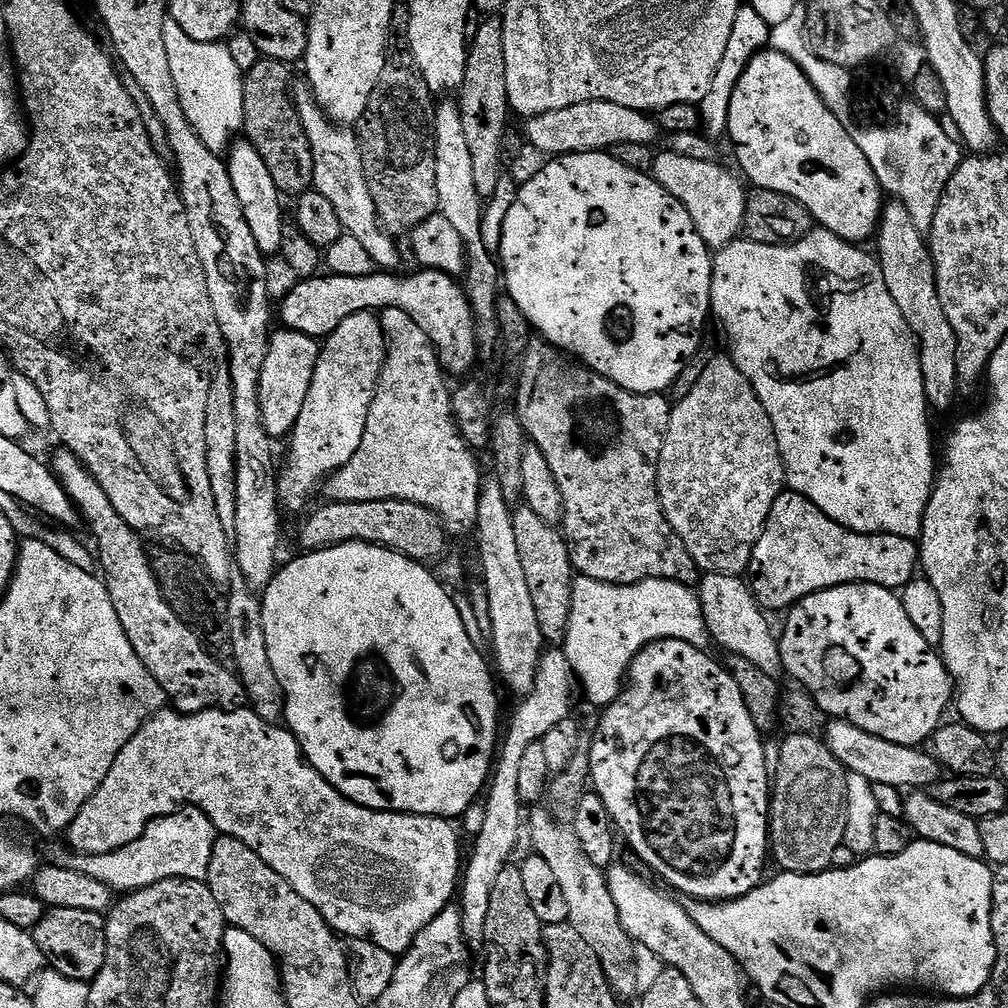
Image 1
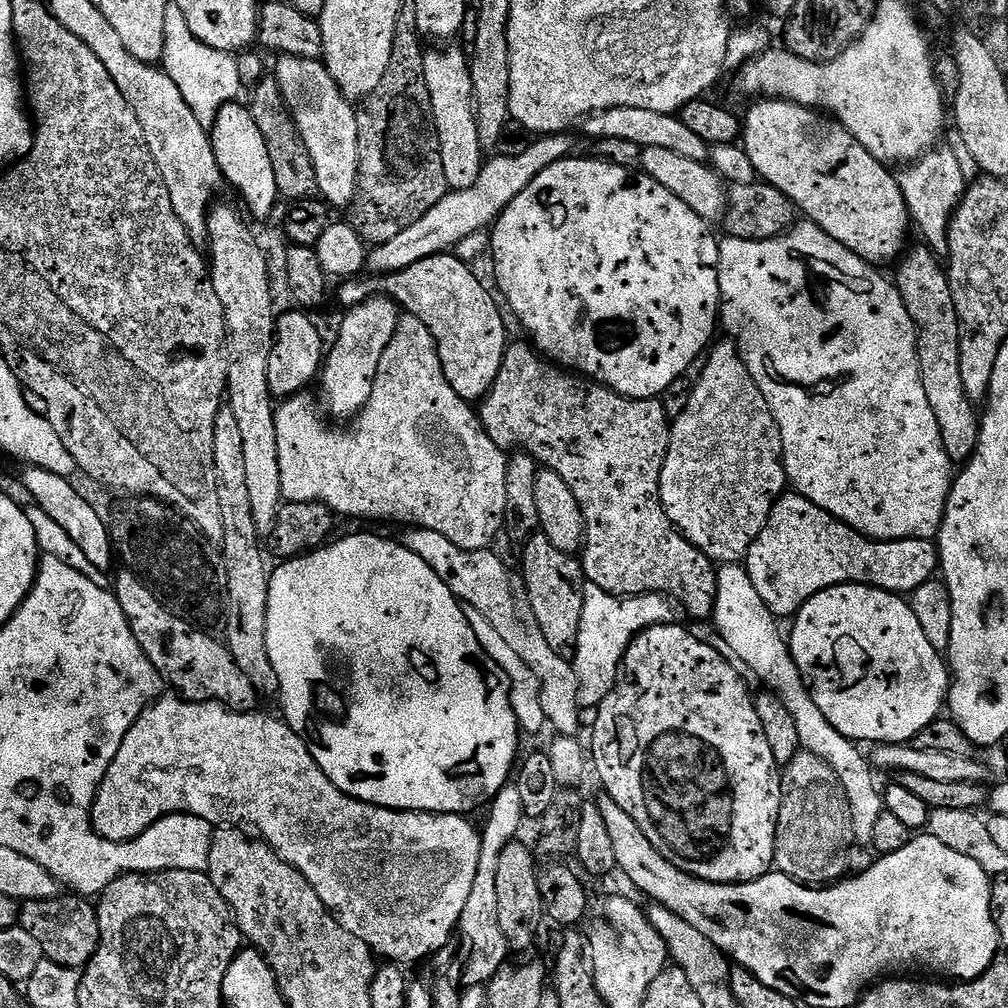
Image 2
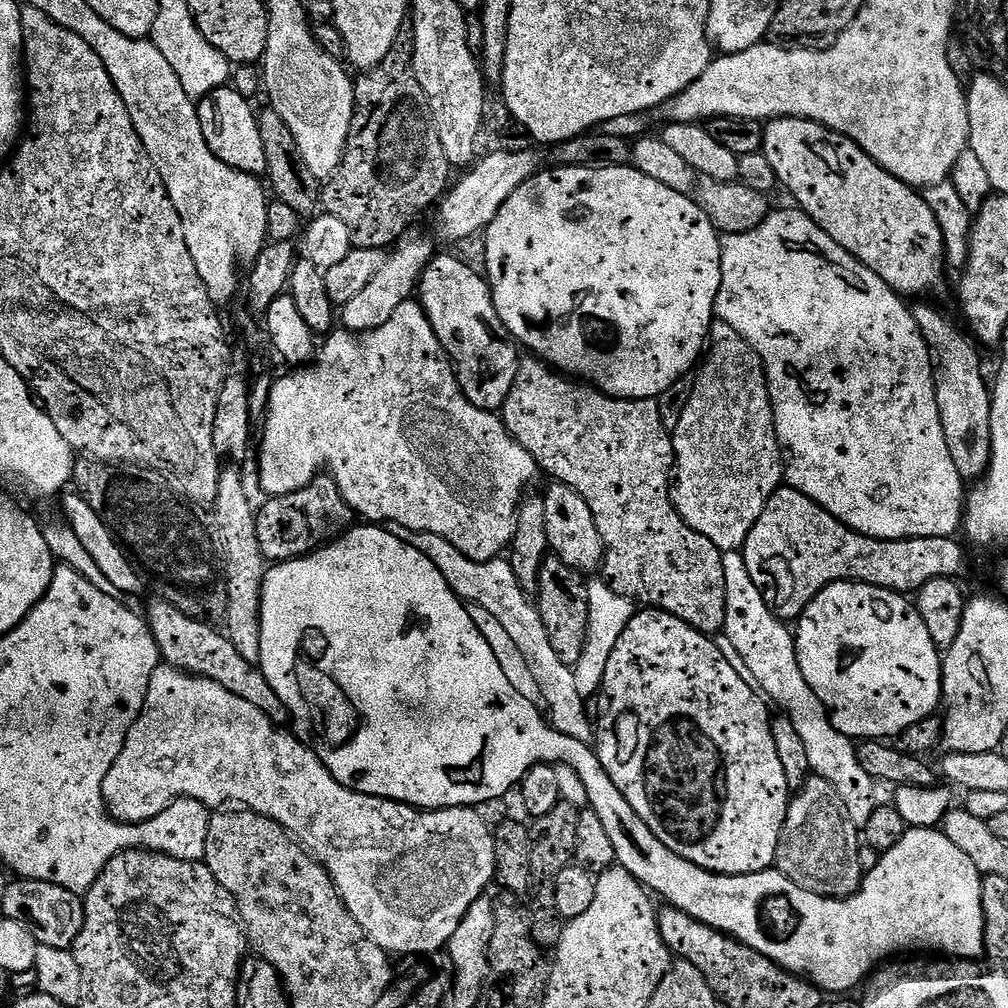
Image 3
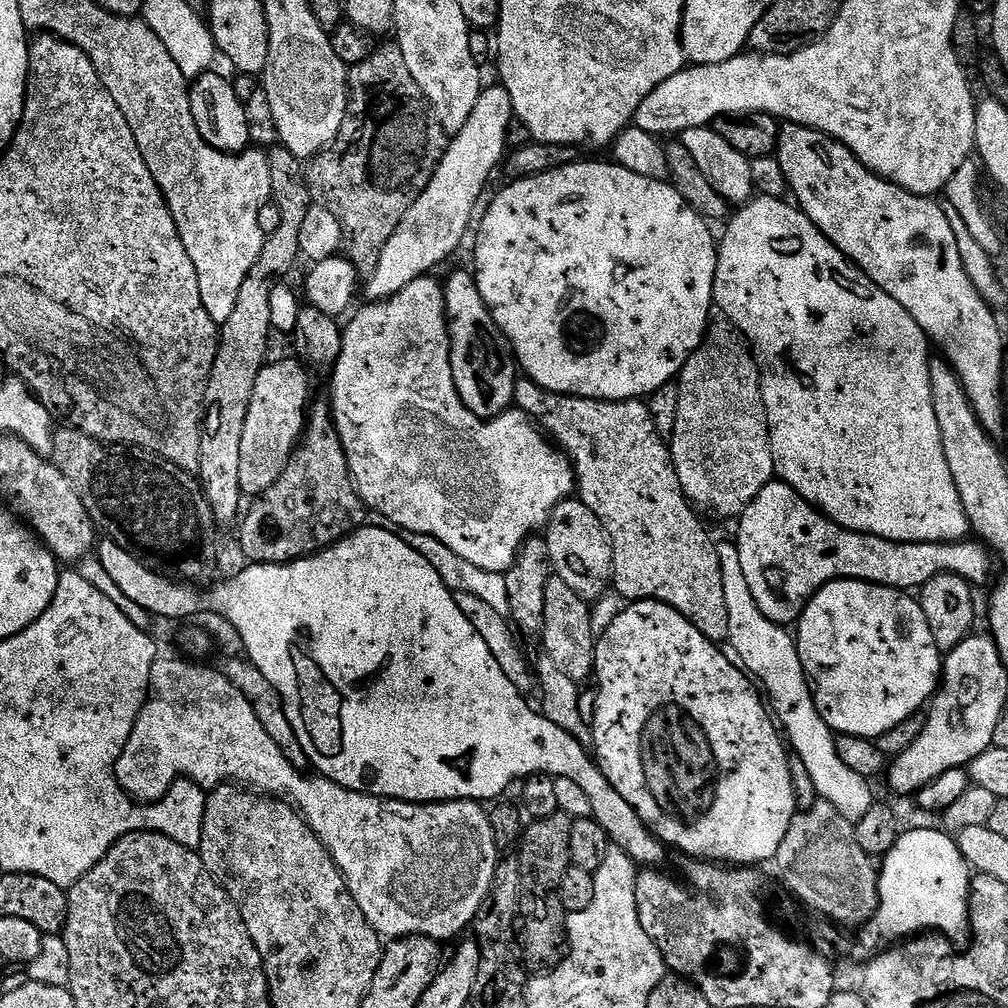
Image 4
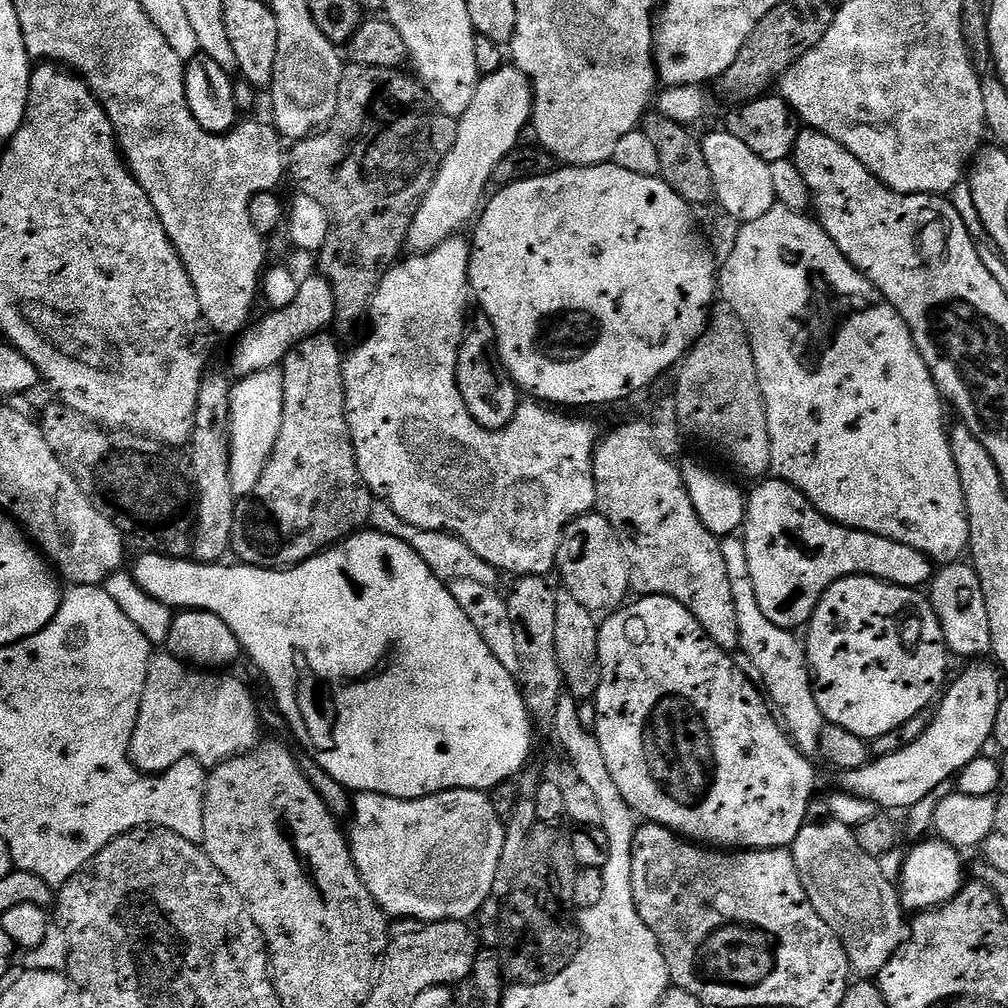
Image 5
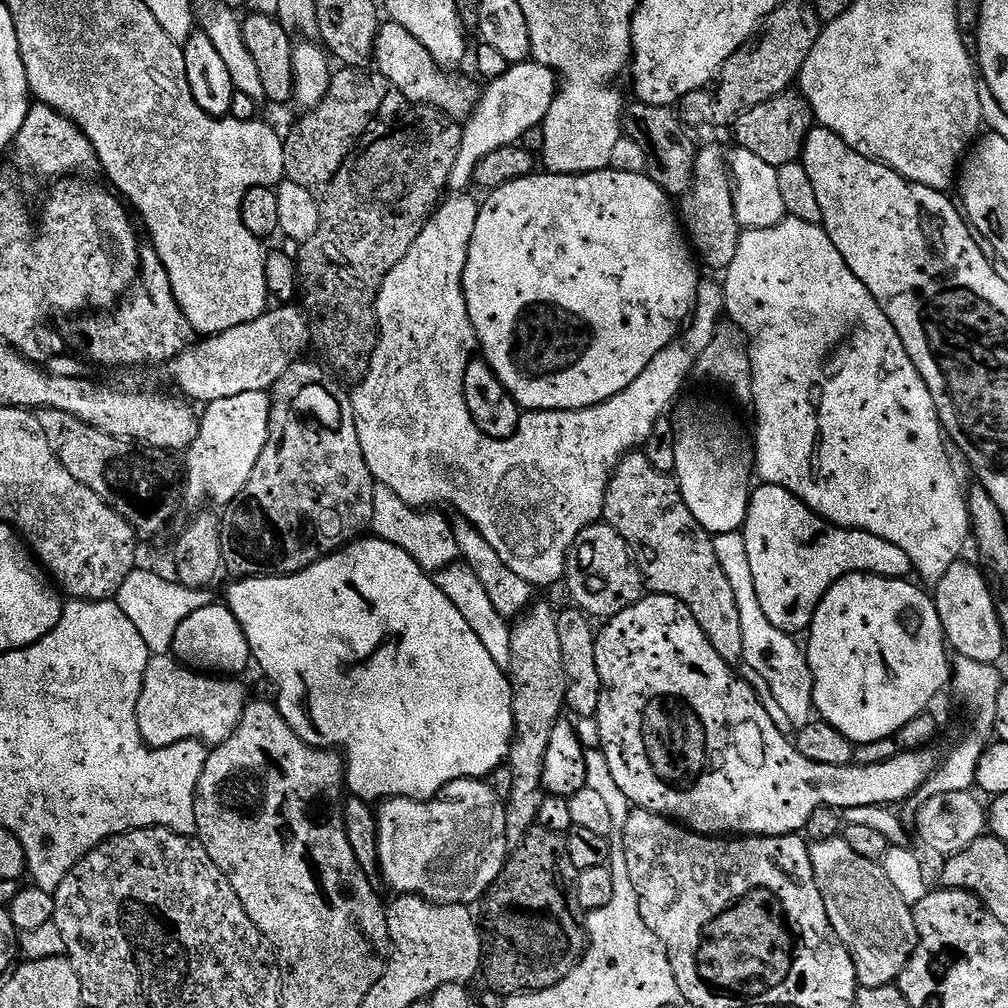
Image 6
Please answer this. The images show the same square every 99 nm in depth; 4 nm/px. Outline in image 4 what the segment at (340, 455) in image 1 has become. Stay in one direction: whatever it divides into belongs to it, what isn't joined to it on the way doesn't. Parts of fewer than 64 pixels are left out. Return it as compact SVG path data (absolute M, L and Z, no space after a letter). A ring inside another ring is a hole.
M502 86L487 89L487 98L481 98L470 116L470 122L451 139L430 182L430 186L410 206L398 230L386 242L378 266L367 277L369 301L383 302L397 296L420 276L427 276L444 259L455 253L456 247L468 231L472 211L496 167L501 167L508 148L508 128L514 123L510 94Z

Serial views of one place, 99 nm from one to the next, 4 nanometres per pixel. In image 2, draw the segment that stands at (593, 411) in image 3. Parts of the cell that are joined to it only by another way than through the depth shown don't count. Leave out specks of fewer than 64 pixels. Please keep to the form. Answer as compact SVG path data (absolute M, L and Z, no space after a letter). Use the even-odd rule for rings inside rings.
M509 343L506 354L502 358L502 370L498 370L498 378L494 378L494 386L484 395L478 404L478 415L486 434L494 443L508 450L513 447L512 440L517 440L523 451L531 454L543 467L554 470L570 490L574 490L574 498L578 498L578 506L582 506L582 518L584 519L584 546L582 549L582 567L585 581L600 587L612 596L629 597L640 596L644 593L660 593L675 602L679 607L684 607L696 620L704 620L716 611L716 574L717 565L702 550L698 550L686 537L681 534L670 522L666 510L660 504L660 475L664 459L668 453L670 442L670 418L666 414L659 399L632 400L628 396L619 396L604 384L598 384L594 380L587 379L579 374L573 374L568 370L561 370L554 366L553 361L545 358L531 343Z

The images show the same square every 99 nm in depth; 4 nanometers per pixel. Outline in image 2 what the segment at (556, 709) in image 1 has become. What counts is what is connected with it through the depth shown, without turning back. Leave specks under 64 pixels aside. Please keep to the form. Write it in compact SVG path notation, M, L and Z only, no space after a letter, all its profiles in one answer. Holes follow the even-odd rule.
M505 786L491 800L488 810L488 821L485 822L484 828L482 824L480 832L477 877L474 878L473 889L470 890L469 900L462 910L456 931L458 940L460 936L462 942L462 950L466 953L463 959L463 987L487 985L497 970L505 965L506 956L510 954L508 940L502 934L498 921L498 858L503 848L520 836L520 823L525 823L526 817L521 795L515 786Z

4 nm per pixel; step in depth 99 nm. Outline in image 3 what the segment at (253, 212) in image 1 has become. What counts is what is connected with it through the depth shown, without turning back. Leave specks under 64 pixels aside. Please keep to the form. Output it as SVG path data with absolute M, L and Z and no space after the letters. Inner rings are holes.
M231 86L216 88L208 96L199 101L198 111L202 122L202 134L206 138L206 146L219 160L226 162L234 170L248 172L251 176L259 177L267 173L266 154L262 151L262 134L260 133L260 121L257 109L252 109L253 105L242 94L238 94L236 89Z

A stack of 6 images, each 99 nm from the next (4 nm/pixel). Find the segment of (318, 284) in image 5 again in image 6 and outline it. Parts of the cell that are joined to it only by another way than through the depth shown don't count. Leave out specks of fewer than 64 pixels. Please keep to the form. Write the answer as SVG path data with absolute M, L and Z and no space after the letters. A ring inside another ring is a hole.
M280 304L252 322L189 345L187 350L169 361L166 370L181 389L178 390L195 403L207 404L255 390L269 391L278 378L301 359L313 338L308 314L299 305Z

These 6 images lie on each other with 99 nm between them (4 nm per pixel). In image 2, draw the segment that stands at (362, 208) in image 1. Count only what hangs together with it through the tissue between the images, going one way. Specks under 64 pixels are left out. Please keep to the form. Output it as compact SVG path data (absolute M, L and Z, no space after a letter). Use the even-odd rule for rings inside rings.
M281 55L276 64L274 78L282 90L282 98L286 98L286 106L298 126L298 134L302 134L302 142L306 142L306 150L310 150L310 162L314 162L317 193L333 209L344 208L355 201L356 179L358 178L358 118L353 101L347 100L338 90L334 78L330 78L330 70L323 59L311 60L297 56Z

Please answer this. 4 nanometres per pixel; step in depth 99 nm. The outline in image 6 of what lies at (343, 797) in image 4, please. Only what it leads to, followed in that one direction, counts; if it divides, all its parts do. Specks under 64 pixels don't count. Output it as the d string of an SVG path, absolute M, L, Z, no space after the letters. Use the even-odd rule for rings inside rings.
M153 655L146 666L142 694L138 694L138 730L150 748L169 748L183 740L198 740L208 746L226 742L238 726L250 696L236 678L221 678L216 674L201 674L180 663L175 656ZM469 778L467 780L455 780L443 788L437 796L431 800L401 800L388 798L376 808L376 821L378 822L378 862L380 863L379 875L393 888L393 893L406 896L421 896L430 904L467 904L469 906L483 901L484 893L498 878L498 874L504 869L508 861L510 849L506 838L506 810L505 801L500 800L483 779Z

